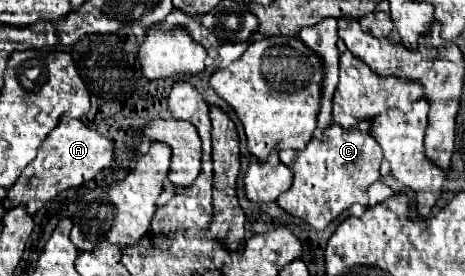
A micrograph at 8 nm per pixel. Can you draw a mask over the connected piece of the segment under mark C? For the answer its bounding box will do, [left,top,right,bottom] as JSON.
[277,124,383,230]

